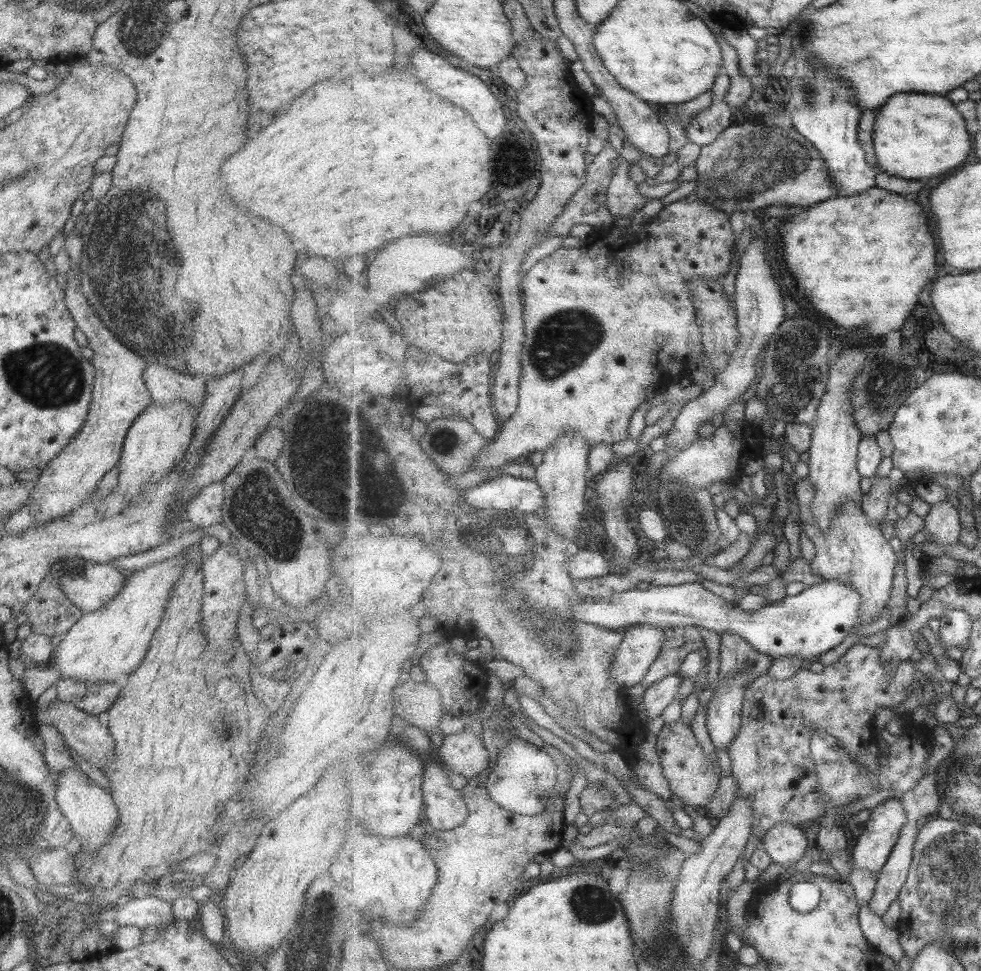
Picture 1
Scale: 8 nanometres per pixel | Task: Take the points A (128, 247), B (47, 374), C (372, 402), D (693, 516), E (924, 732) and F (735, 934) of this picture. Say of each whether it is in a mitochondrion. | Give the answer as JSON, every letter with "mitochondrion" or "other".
{"A":"mitochondrion","B":"mitochondrion","C":"other","D":"mitochondrion","E":"other","F":"other"}

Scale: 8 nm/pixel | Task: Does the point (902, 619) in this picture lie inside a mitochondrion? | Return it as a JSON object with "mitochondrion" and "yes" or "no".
{"mitochondrion":"no"}

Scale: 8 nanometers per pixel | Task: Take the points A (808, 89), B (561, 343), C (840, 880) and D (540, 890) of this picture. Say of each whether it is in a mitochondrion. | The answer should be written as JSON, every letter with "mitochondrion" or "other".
{"A":"mitochondrion","B":"mitochondrion","C":"other","D":"other"}

